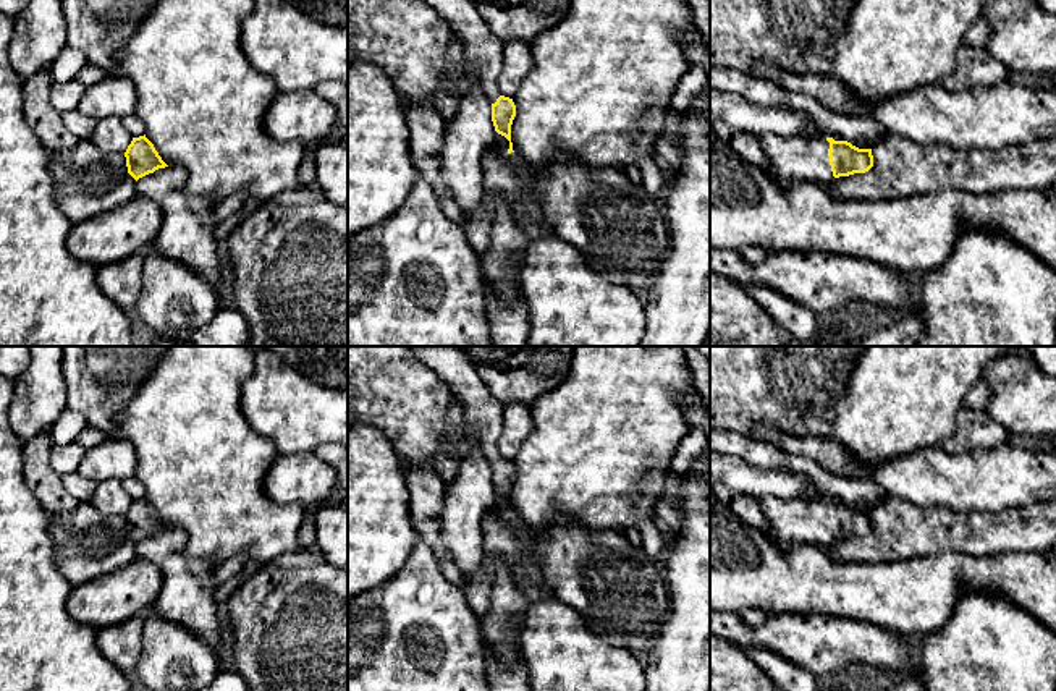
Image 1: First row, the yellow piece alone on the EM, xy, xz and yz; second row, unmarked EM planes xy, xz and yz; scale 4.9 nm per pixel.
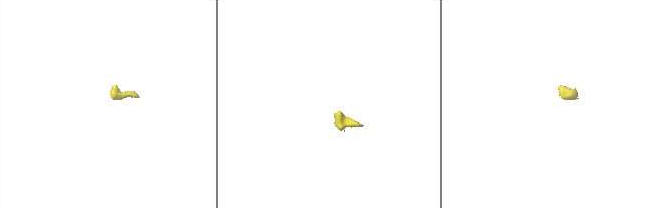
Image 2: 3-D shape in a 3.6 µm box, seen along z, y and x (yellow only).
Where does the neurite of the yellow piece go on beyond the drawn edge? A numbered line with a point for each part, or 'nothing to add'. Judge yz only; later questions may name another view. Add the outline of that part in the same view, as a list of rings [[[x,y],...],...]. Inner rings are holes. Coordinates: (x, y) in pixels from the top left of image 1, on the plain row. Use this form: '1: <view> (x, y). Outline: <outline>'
1: yz (801, 521). Outline: [[[773,495],[757,498],[771,531],[794,544],[818,545],[828,550],[833,545],[828,511],[830,505],[822,500],[783,502]]]

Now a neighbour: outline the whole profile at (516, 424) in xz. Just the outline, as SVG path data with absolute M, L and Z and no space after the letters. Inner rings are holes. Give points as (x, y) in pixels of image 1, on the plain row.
M511 403L505 406L501 434L496 443L500 456L513 461L519 447L532 432L530 406Z

